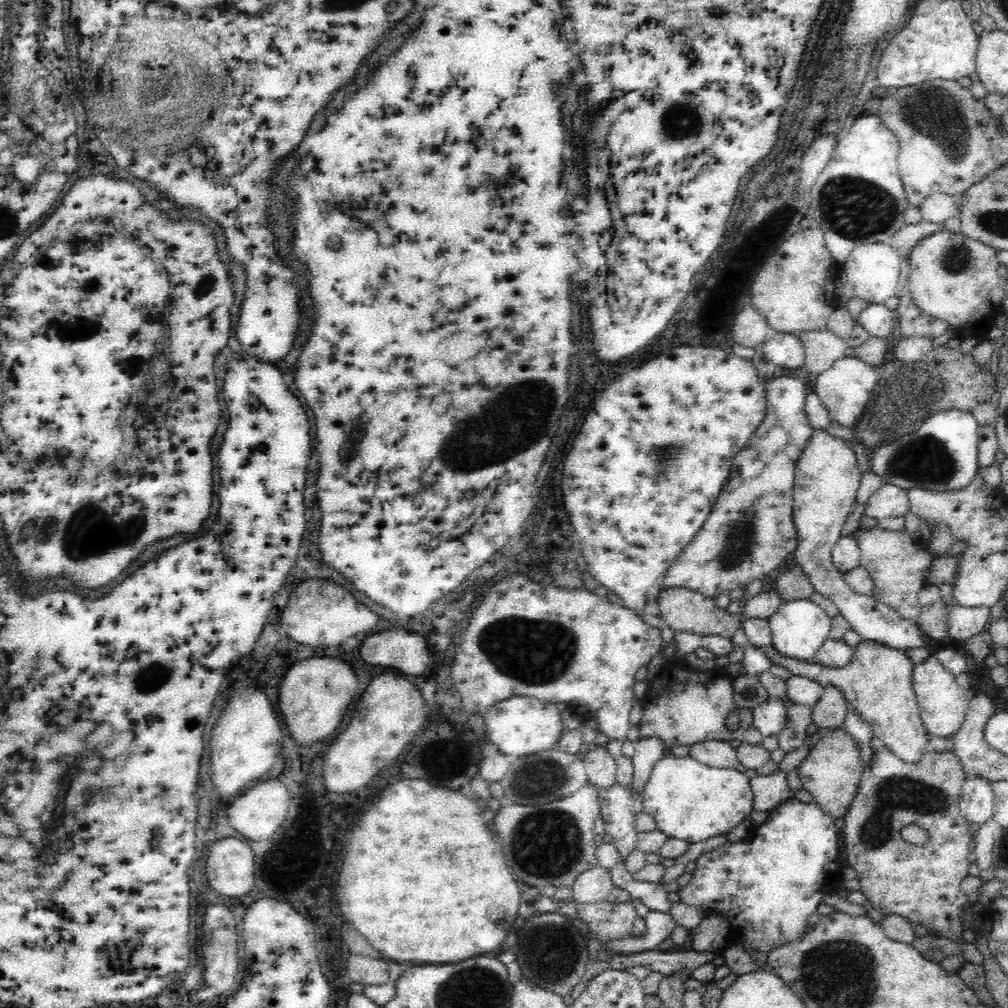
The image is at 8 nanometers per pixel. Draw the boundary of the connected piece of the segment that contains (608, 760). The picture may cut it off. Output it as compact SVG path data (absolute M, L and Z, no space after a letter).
M592 745L590 751L580 758L586 769L587 782L596 785L598 790L608 788L616 782L617 761L605 745Z

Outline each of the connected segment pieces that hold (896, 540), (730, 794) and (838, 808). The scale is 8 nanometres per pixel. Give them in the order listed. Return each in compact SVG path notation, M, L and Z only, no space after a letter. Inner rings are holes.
M878 526L866 530L858 528L853 532L853 536L855 536L861 553L860 567L865 569L874 581L874 594L871 596L892 607L894 611L902 615L902 618L916 619L923 607L918 603L918 592L927 584L926 576L932 568L934 560L934 557L928 552L928 547L914 538L910 538L905 530L886 530Z
M671 753L662 757L652 769L642 792L643 811L649 814L669 838L677 838L694 843L706 840L716 834L727 834L746 820L753 810L754 795L750 788L750 778L734 768L712 768L700 764L690 755L676 757Z
M843 727L824 732L822 738L810 749L797 770L803 788L812 794L814 803L834 819L843 818L848 814L861 783L863 767L857 742Z

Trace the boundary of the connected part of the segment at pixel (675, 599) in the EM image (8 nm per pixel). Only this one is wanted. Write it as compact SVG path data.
M680 586L662 589L658 596L659 617L674 632L694 632L702 636L720 635L731 638L741 627L740 613L731 614L726 608L716 605L716 598L706 597L702 593Z

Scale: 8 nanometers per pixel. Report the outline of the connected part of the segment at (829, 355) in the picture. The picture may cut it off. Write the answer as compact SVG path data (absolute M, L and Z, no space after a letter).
M812 330L792 334L800 338L805 350L807 372L811 377L828 370L832 362L844 357L847 342L830 330Z

